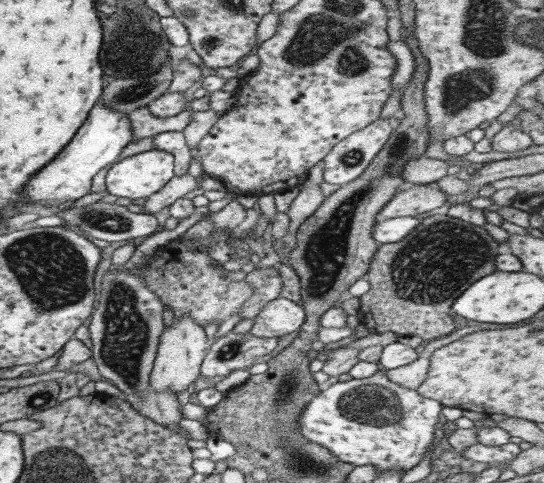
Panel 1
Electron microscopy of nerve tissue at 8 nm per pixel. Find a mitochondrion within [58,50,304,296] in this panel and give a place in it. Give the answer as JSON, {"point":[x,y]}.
{"point":[106,220]}

